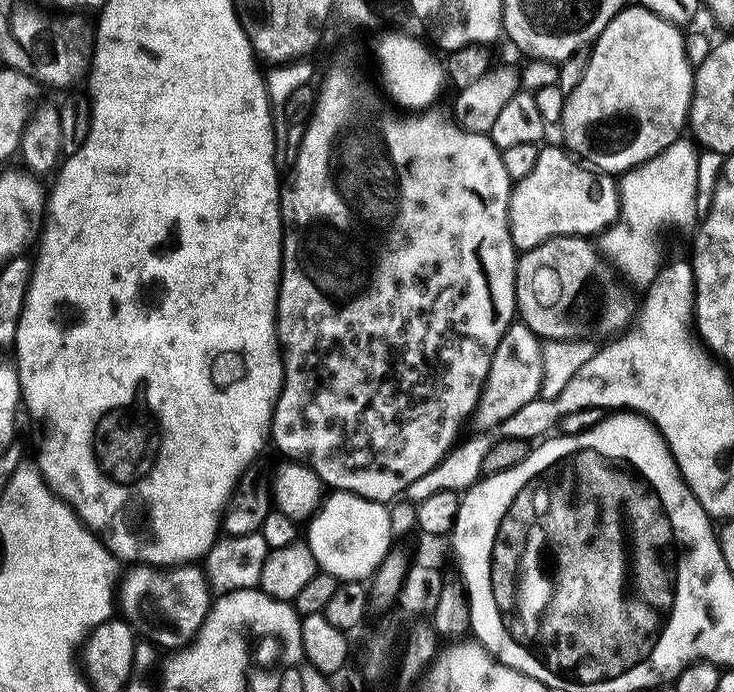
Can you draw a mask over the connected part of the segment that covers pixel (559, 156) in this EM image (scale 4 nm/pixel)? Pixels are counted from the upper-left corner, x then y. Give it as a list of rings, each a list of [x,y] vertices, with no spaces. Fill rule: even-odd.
[[[541,147],[534,170],[530,170],[526,178],[515,181],[511,189],[508,197],[508,229],[517,250],[538,246],[552,236],[588,238],[591,232],[603,233],[619,217],[617,181],[599,180],[591,167],[573,158],[563,147],[560,148]]]

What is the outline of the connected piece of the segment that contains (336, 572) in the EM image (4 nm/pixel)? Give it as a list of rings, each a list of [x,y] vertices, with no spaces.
[[[333,491],[306,524],[306,543],[314,550],[317,565],[340,582],[367,581],[394,544],[392,516],[384,508],[387,507],[381,501],[367,500],[352,492]]]

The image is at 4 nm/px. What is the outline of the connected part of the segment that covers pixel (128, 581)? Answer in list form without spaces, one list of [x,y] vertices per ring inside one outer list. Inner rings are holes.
[[[132,566],[128,573],[123,573],[118,584],[118,612],[141,637],[161,644],[167,650],[175,650],[191,644],[197,630],[208,616],[210,591],[205,573],[196,566]]]

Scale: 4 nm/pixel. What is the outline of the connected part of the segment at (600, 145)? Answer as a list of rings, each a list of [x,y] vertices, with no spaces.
[[[626,6],[621,10],[591,45],[582,82],[567,93],[558,125],[559,131],[564,131],[567,151],[597,169],[613,168],[620,174],[640,167],[681,139],[680,131],[685,131],[688,109],[692,107],[694,75],[693,65],[684,53],[684,38],[685,33],[677,25],[655,16],[649,8]]]

